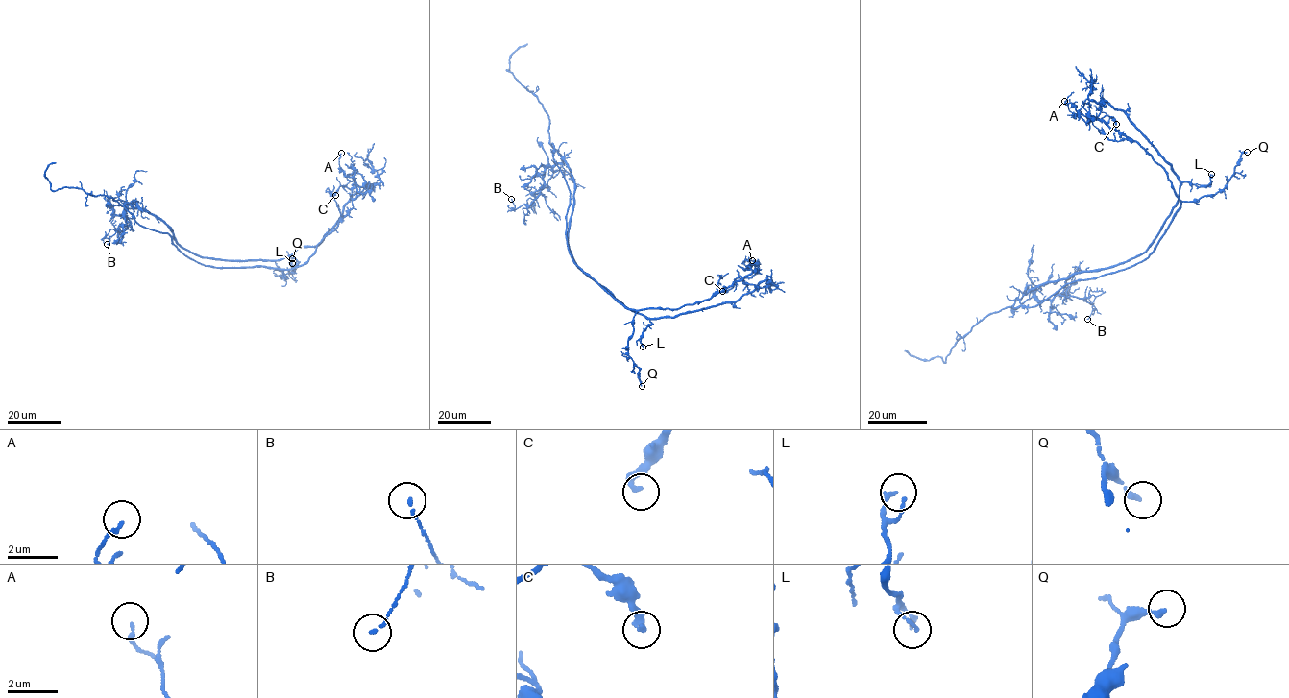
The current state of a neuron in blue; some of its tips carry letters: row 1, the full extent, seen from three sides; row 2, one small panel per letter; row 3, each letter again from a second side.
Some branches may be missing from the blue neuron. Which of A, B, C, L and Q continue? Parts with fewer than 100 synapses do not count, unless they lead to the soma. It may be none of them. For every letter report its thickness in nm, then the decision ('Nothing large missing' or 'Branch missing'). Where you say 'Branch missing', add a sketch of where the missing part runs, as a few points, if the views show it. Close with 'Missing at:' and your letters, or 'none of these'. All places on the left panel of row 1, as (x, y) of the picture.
A: Thickness 120 nm. Nothing large missing
B: Thickness 110 nm. Nothing large missing
C: Thickness 280 nm. Nothing large missing
L: Thickness 140 nm. Nothing large missing
Q: Thickness 200 nm. Nothing large missing
Missing at: none of these

